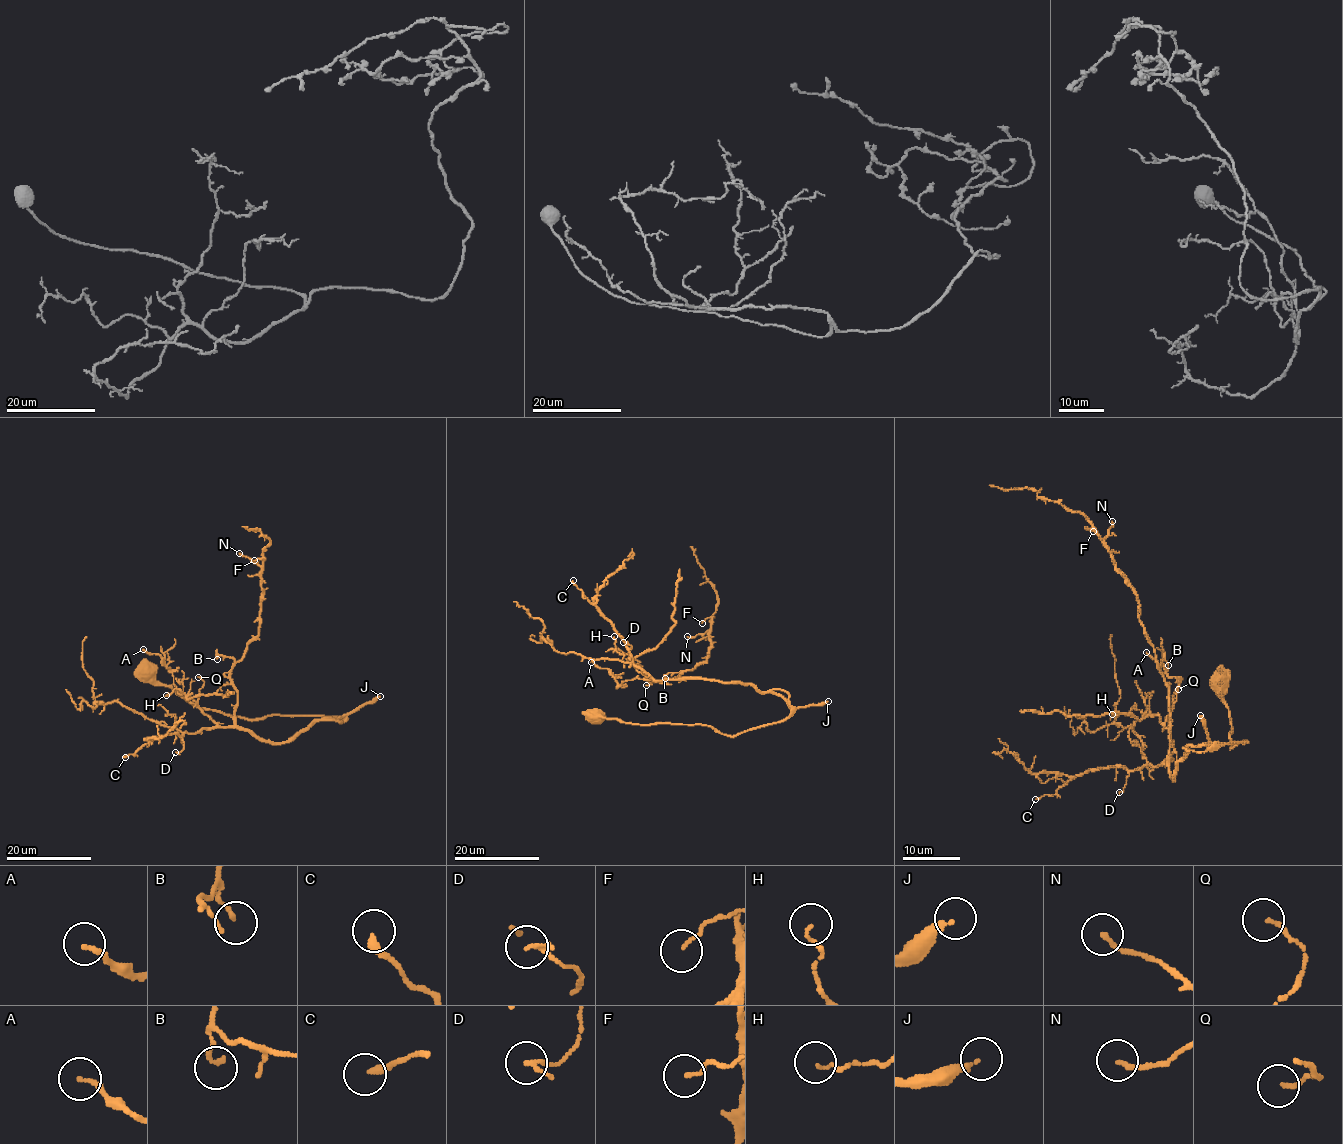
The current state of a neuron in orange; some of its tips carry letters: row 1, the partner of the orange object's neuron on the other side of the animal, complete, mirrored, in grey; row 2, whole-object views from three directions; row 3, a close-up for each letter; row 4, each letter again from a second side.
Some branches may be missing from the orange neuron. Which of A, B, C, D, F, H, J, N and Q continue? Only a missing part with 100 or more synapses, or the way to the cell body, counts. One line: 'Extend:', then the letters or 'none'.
Extend: J

